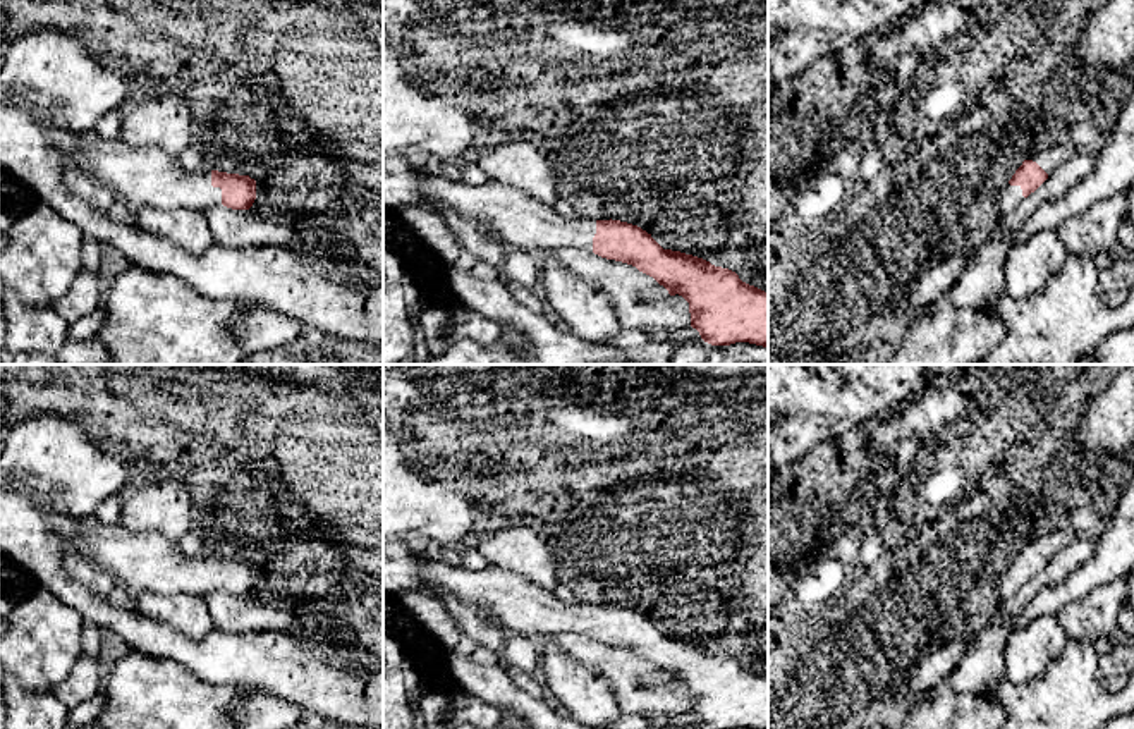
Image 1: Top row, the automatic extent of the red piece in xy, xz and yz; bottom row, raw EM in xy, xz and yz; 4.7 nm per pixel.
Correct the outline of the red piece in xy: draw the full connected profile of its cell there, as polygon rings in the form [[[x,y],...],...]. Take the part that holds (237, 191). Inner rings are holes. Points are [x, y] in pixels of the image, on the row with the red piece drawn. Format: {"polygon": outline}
{"polygon": [[[82,138],[81,148],[64,155],[64,162],[103,182],[131,211],[186,208],[206,213],[218,205],[249,210],[256,199],[256,181],[249,175],[204,165],[184,168],[160,148],[131,148],[120,138]]]}

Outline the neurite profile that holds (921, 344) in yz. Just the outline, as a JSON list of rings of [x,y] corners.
[[[942,301],[905,334],[887,364],[979,364],[1005,334],[1007,327],[988,309],[954,308]]]

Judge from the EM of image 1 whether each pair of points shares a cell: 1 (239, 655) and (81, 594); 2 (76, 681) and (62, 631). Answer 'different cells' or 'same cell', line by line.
1: same cell
2: different cells

